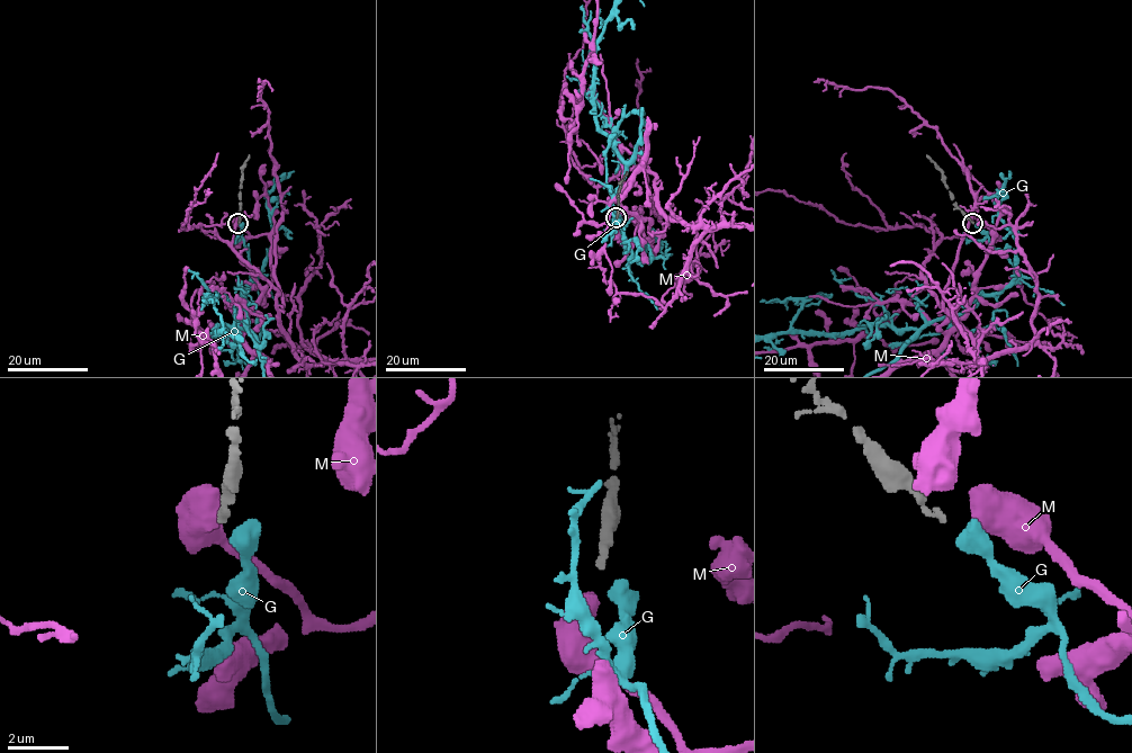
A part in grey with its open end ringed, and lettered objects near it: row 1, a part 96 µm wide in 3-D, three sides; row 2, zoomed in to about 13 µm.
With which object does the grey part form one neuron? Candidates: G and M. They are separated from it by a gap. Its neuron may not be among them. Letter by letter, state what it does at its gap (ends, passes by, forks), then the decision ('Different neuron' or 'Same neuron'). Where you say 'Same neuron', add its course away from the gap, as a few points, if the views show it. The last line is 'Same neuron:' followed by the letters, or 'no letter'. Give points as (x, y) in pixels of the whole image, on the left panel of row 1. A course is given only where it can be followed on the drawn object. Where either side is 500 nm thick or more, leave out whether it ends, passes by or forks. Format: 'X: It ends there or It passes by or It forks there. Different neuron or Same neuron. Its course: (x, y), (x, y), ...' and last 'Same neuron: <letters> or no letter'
G: Different neuron
M: Different neuron
Same neuron: no letter

